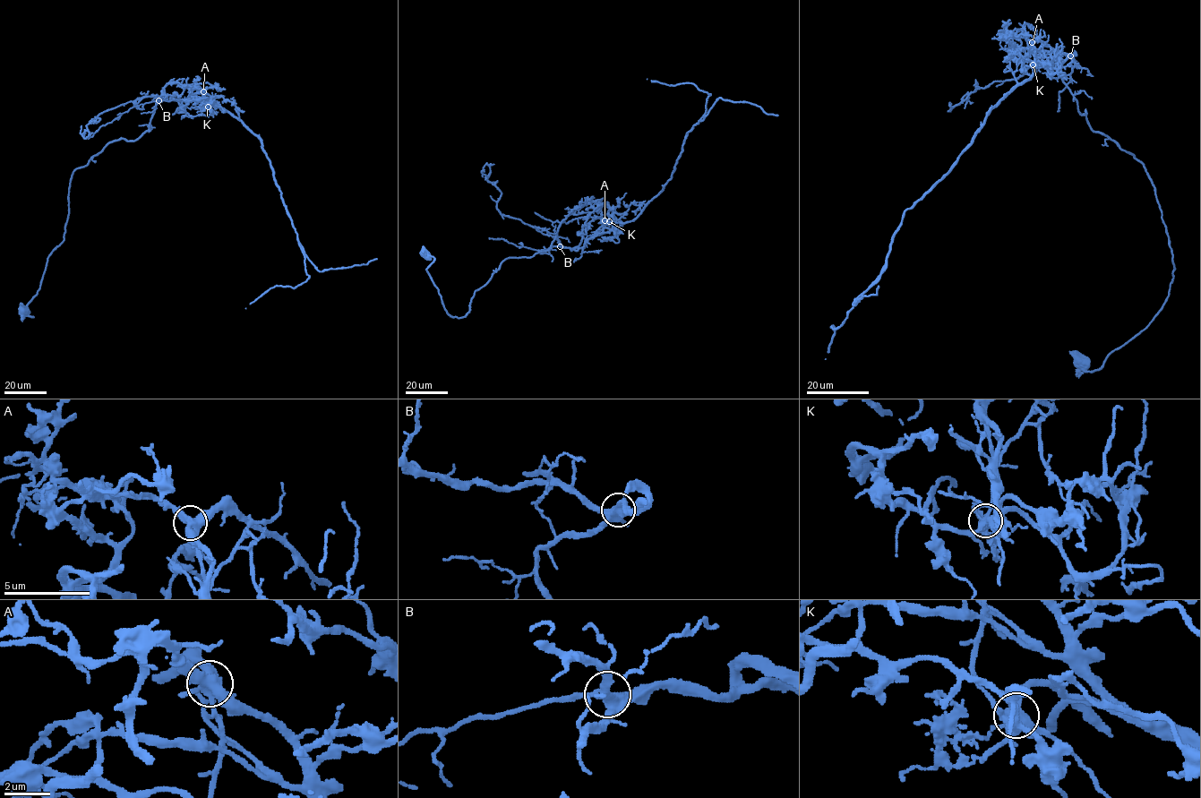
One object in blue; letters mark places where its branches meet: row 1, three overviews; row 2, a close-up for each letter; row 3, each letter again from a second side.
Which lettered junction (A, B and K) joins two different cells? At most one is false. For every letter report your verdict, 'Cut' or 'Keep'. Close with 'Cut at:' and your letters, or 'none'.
A: Cut
B: Keep
K: Keep
Cut at: A

